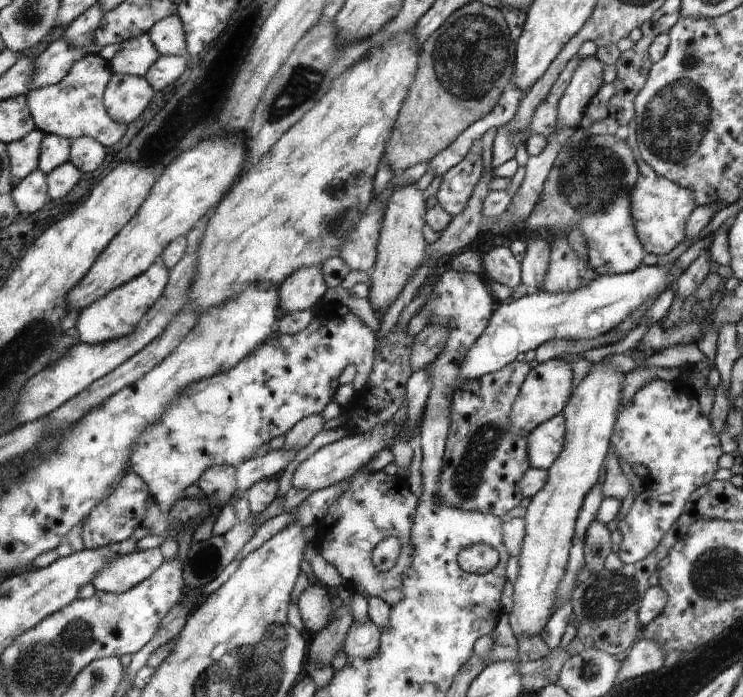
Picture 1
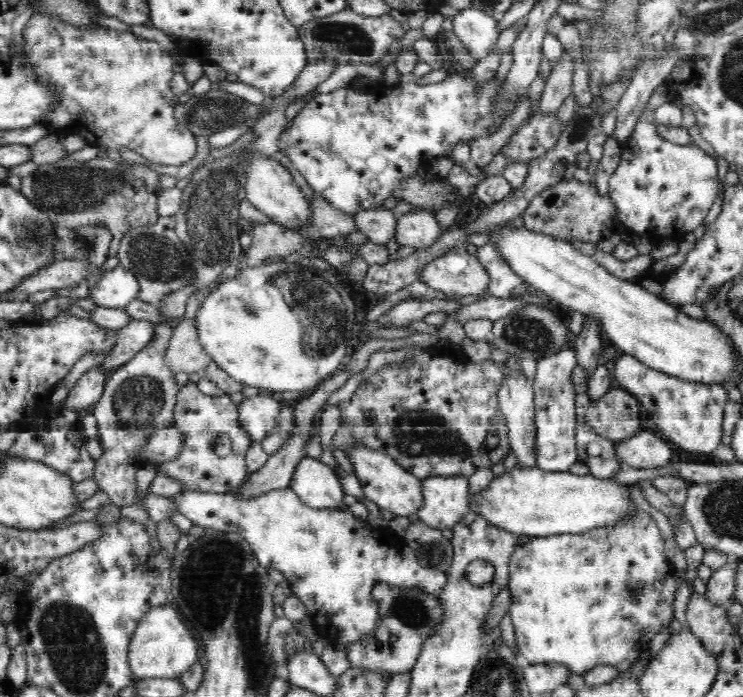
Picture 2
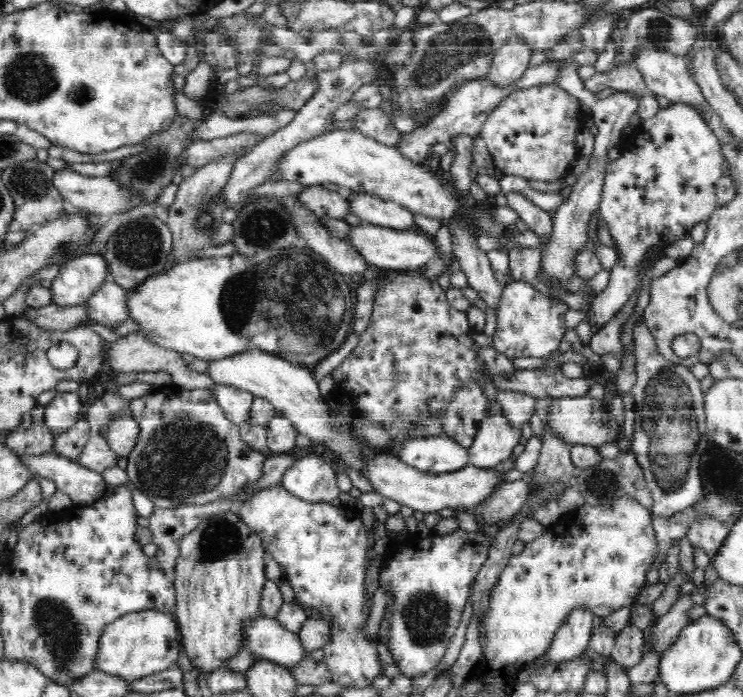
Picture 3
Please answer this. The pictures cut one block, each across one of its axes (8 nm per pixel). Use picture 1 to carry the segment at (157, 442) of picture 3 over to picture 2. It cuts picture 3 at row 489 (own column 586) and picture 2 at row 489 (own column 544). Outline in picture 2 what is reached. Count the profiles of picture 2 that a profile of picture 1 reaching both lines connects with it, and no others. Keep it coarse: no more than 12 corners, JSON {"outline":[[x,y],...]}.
{"outline":[[182,385],[177,457],[157,472],[183,492],[236,493],[253,444],[237,398]]}

